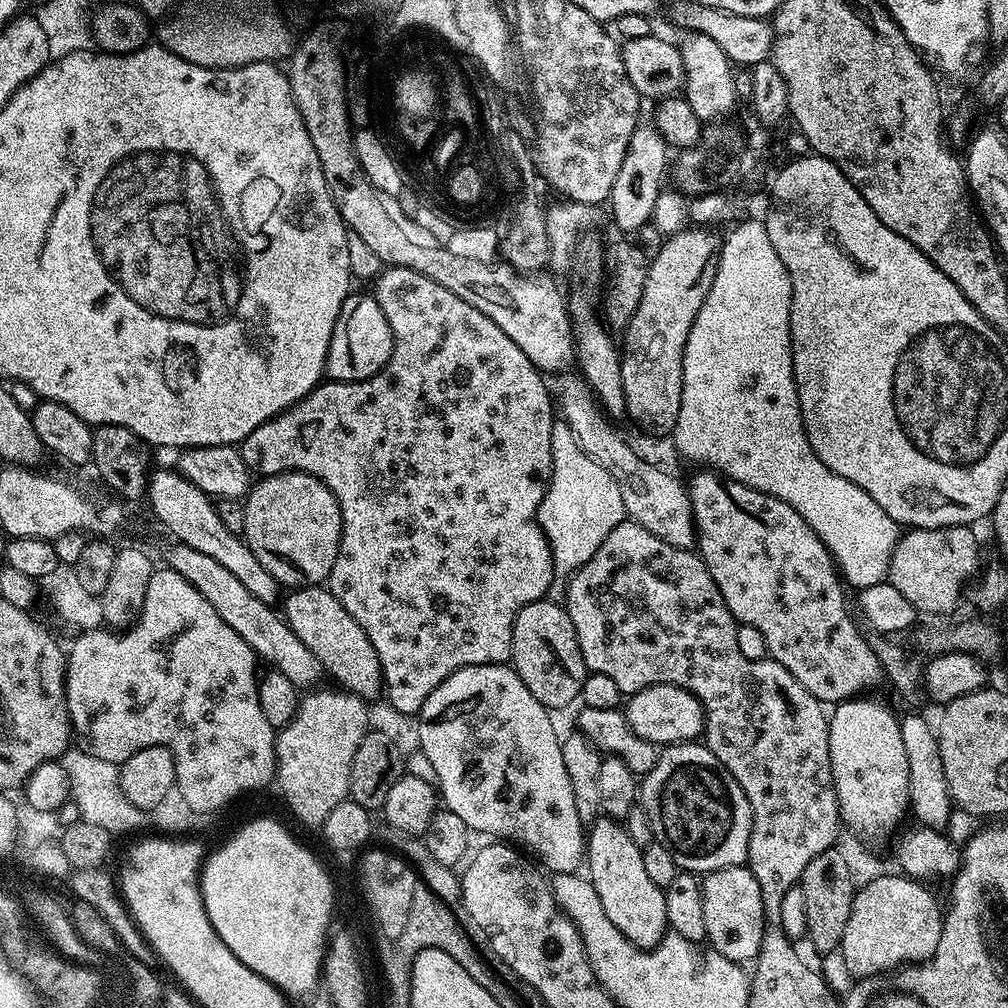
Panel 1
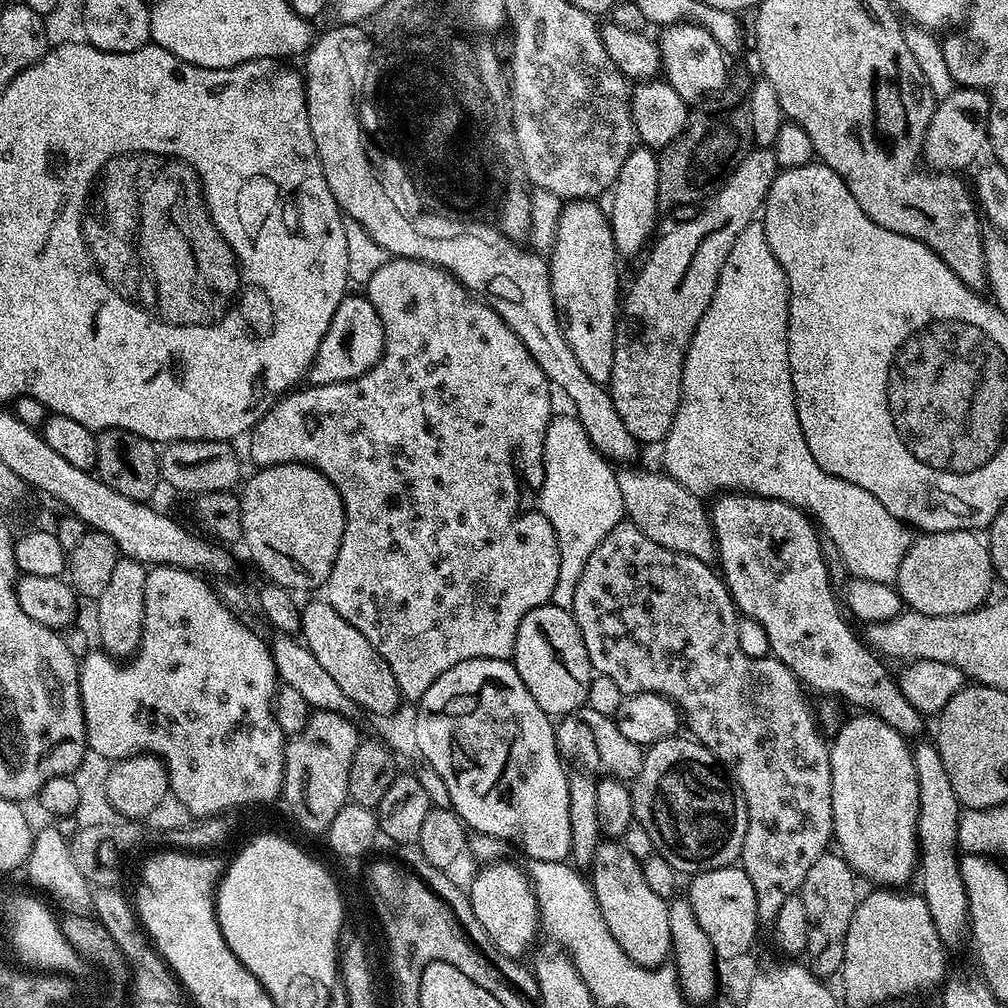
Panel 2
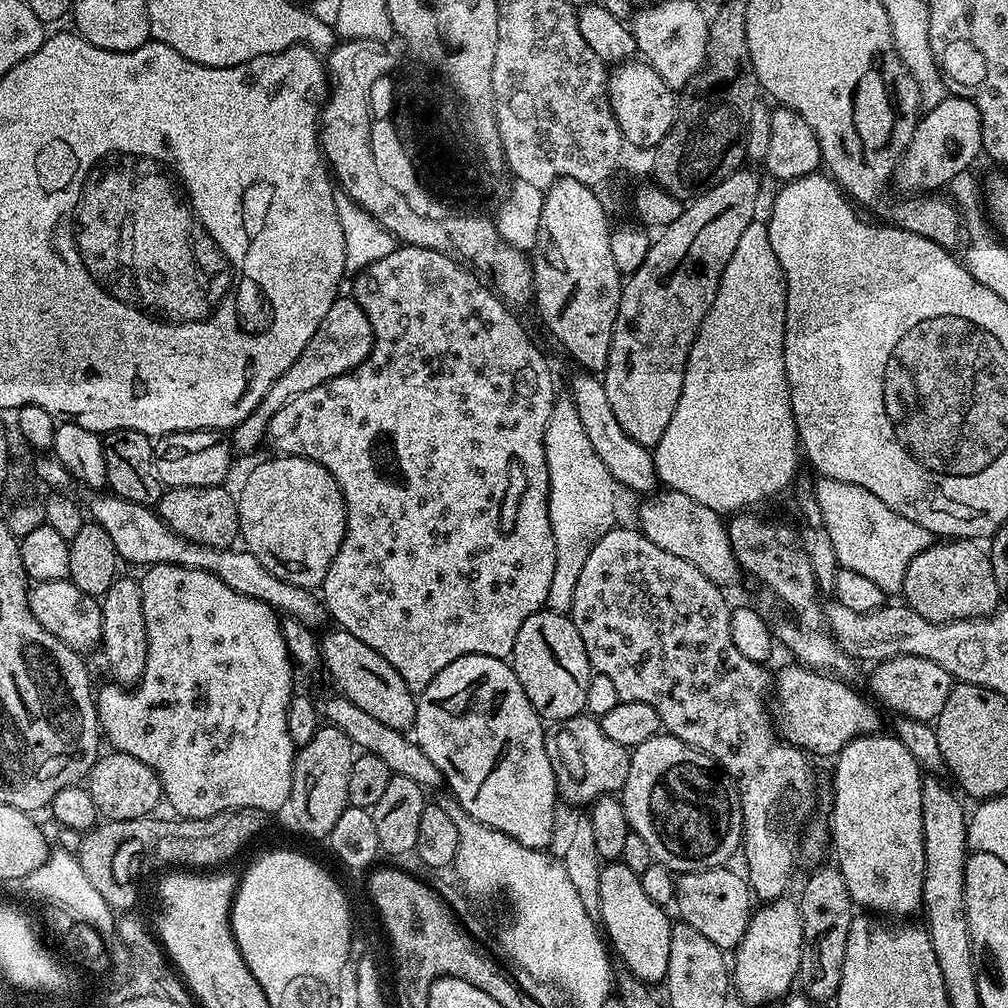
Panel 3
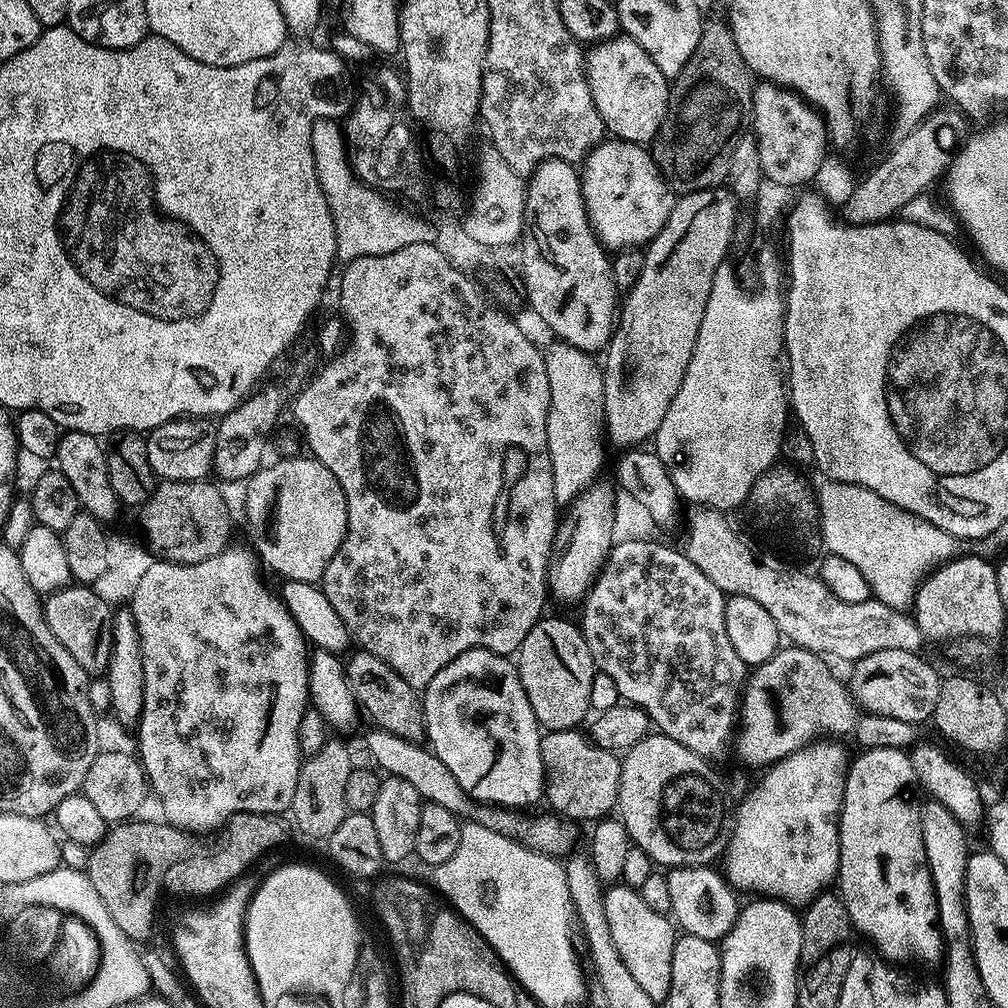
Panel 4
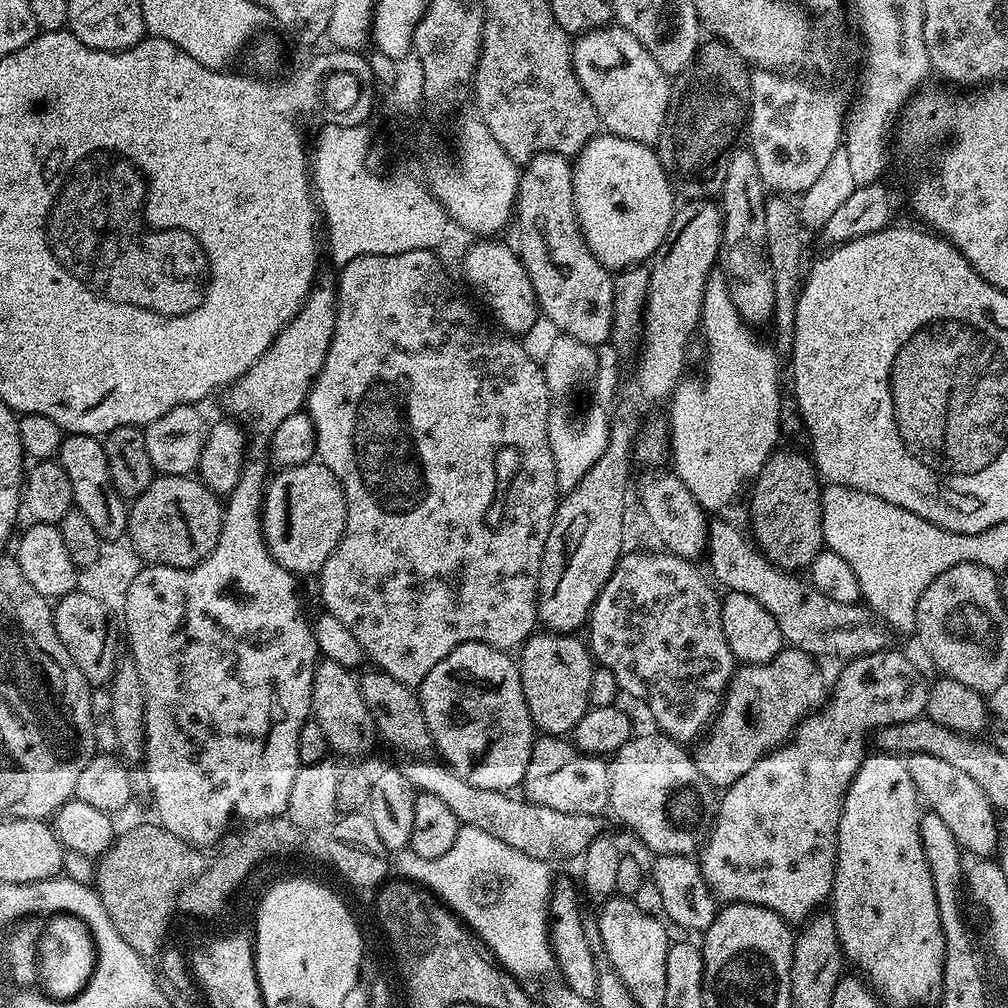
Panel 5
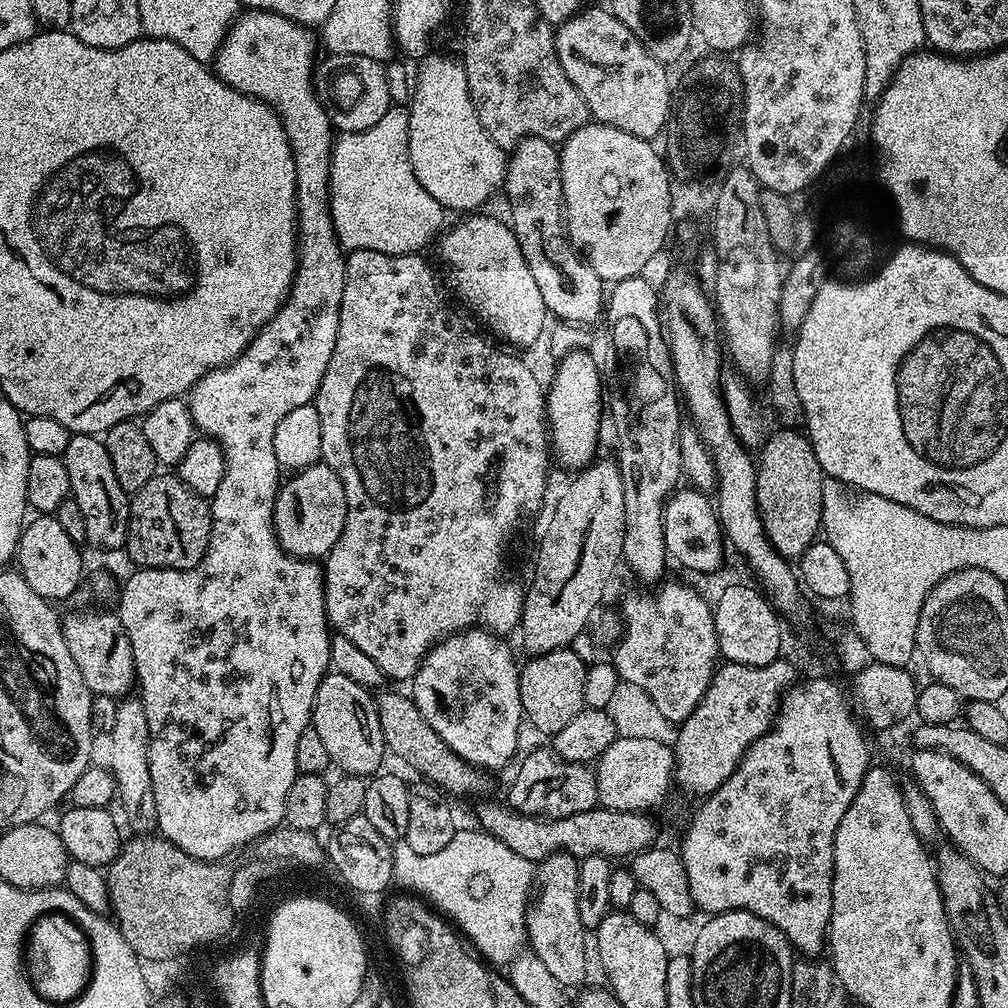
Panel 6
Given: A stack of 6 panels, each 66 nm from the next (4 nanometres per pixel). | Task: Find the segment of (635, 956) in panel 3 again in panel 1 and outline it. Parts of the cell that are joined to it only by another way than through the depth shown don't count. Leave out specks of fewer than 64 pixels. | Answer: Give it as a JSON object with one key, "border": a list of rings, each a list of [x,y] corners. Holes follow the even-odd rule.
{"border":[[[611,818],[597,819],[586,832],[586,876],[591,880],[594,890],[598,890],[598,899],[602,901],[602,910],[606,910],[606,918],[622,930],[622,934],[636,947],[650,949],[659,944],[669,931],[666,918],[666,898],[664,889],[654,886],[654,882],[646,874],[642,863],[644,849],[637,846],[634,838],[617,821]]]}

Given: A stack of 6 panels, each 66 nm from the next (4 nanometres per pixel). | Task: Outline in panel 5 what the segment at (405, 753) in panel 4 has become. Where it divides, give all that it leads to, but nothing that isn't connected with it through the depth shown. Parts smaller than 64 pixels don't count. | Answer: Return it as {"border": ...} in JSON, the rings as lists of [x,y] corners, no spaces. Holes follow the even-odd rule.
{"border":[[[426,758],[417,760],[420,760],[417,764],[406,768],[408,780],[417,792],[442,798],[442,802],[454,810],[461,825],[469,824],[485,834],[491,834],[493,838],[502,838],[506,846],[514,846],[514,850],[522,850],[522,854],[530,854],[530,858],[553,862],[552,860],[568,860],[571,856],[583,857],[587,848],[605,831],[600,816],[562,814],[562,810],[550,810],[550,806],[531,804],[523,798],[515,800],[512,794],[504,790],[495,792],[475,788],[443,763],[430,764]]]}

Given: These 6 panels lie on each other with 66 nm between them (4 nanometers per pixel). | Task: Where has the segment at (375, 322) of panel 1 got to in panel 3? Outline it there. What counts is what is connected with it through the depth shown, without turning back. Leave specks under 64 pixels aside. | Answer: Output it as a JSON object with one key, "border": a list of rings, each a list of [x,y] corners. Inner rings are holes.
{"border":[[[338,296],[331,304],[330,310],[326,312],[326,317],[322,318],[322,322],[319,323],[318,330],[306,344],[305,350],[302,350],[302,354],[295,360],[294,365],[290,366],[290,369],[286,370],[273,386],[270,386],[270,390],[262,398],[259,406],[237,428],[231,429],[231,447],[239,453],[238,451],[252,452],[259,444],[263,445],[270,418],[279,408],[297,397],[298,394],[304,394],[307,390],[312,390],[346,372],[351,372],[369,356],[373,341],[373,330],[369,319],[366,318],[365,312],[361,310],[356,300],[350,296],[346,298]]]}

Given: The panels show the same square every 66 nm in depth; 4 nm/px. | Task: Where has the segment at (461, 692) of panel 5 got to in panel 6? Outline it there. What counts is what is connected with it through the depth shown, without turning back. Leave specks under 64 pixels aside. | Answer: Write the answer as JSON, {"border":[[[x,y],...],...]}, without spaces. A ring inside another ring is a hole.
{"border":[[[478,627],[448,636],[429,648],[420,669],[410,681],[410,695],[422,718],[426,718],[426,722],[438,730],[438,738],[442,738],[442,742],[446,742],[454,754],[481,770],[504,768],[511,762],[516,743],[520,740],[520,724],[524,720],[520,701],[520,668],[500,640],[503,639],[499,635]]]}

